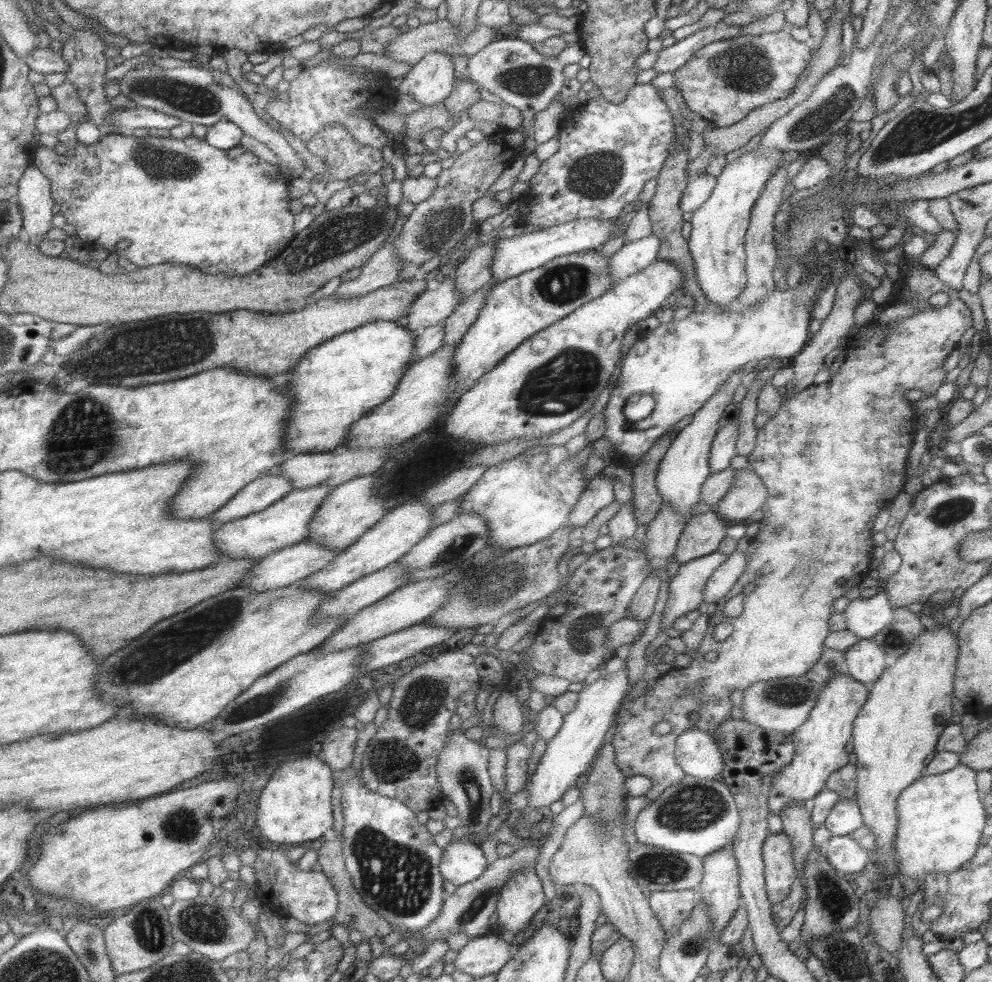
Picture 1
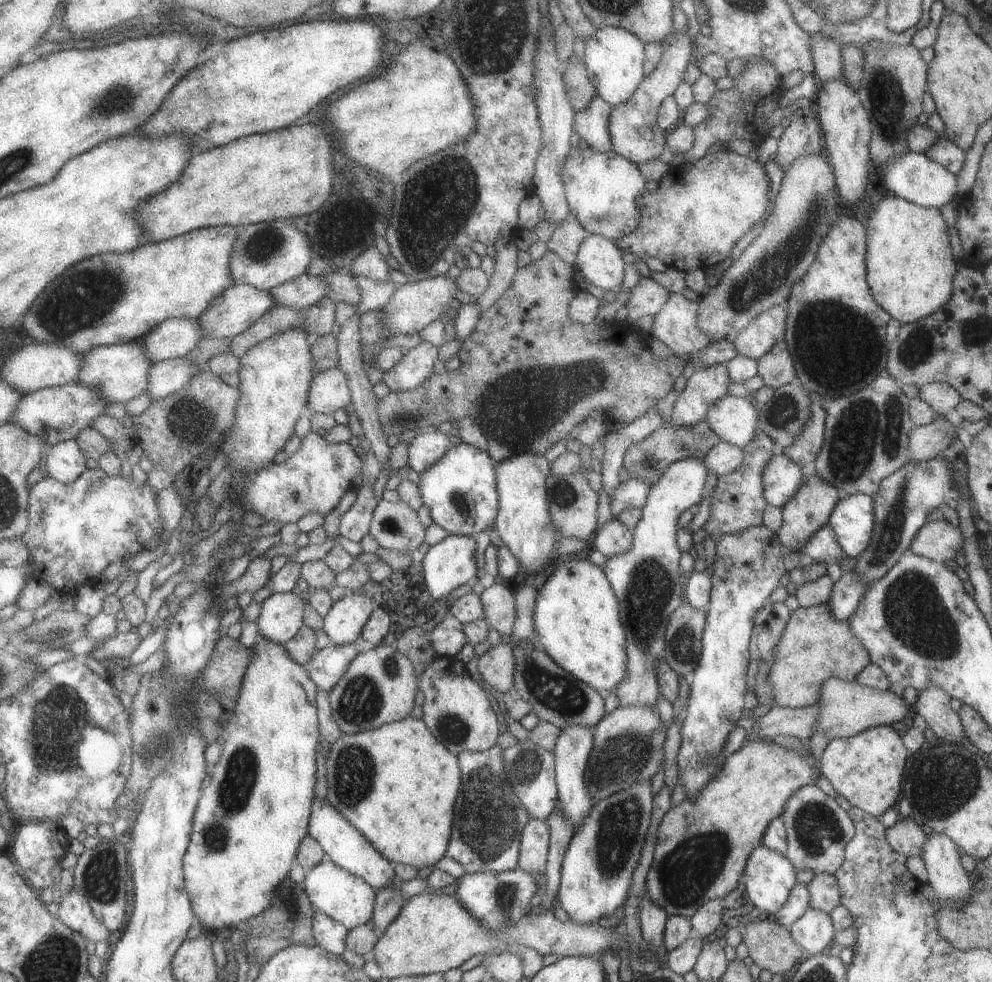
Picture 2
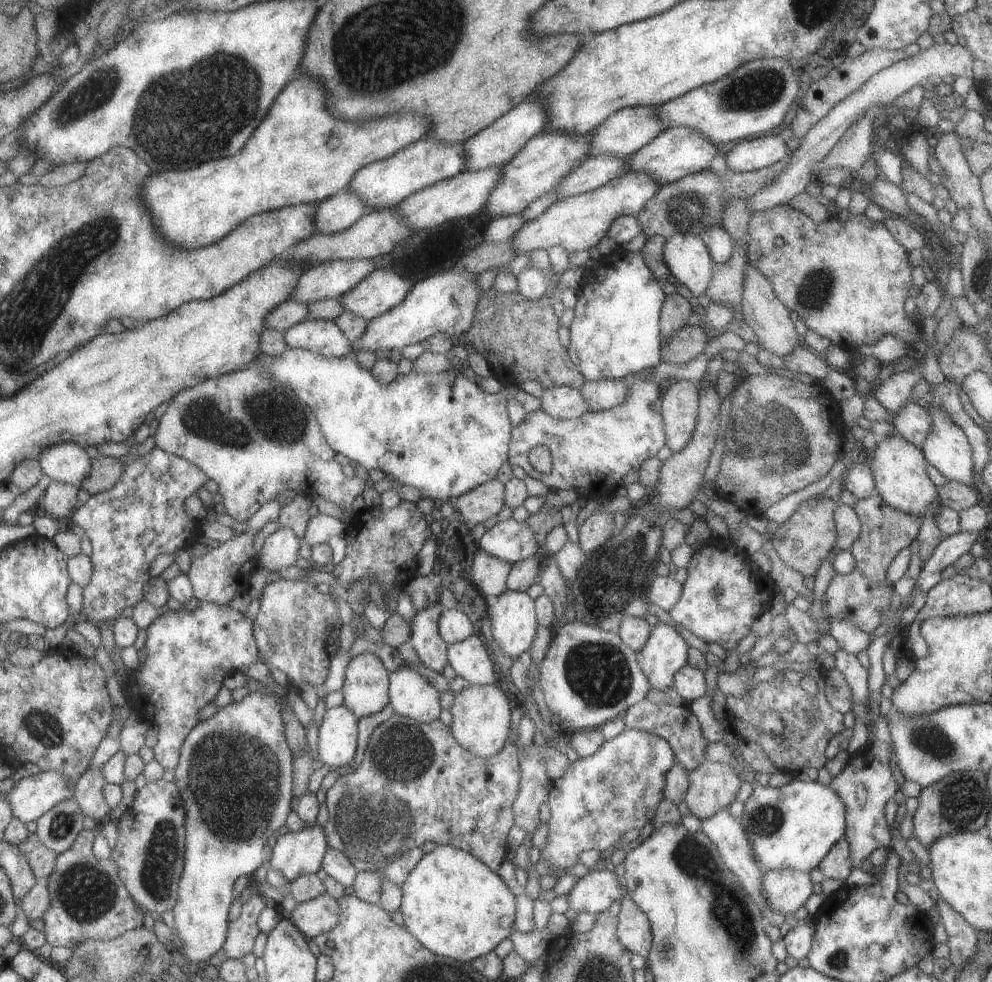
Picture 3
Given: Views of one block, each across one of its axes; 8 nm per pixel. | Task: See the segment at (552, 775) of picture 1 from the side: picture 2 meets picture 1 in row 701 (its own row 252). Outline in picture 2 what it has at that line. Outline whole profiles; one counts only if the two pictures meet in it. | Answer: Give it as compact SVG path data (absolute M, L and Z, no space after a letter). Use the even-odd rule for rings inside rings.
M590 235L581 244L578 267L591 285L613 291L623 280L625 262L621 260L621 250L613 241L600 235Z

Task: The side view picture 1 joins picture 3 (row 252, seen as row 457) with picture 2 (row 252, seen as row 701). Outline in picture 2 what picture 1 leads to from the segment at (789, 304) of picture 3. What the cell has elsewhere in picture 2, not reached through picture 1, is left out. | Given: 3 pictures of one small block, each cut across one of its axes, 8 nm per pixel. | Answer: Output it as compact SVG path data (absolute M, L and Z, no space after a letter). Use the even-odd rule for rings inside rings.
M727 148L721 149L720 151L714 151L711 154L706 154L702 158L699 158L696 162L690 163L689 165L670 167L670 169L648 190L638 198L638 208L641 211L641 221L633 232L626 236L620 237L616 242L620 250L627 254L631 259L637 258L638 260L645 260L646 258L653 257L659 259L665 268L673 268L675 271L685 272L687 269L695 267L705 269L706 267L713 267L723 262L727 257L730 256L731 250L739 239L749 233L751 228L759 221L767 208L769 208L769 198L767 193L770 191L770 183L764 172L764 166L758 162L758 160L750 160L747 155L740 155L736 153L734 149Z

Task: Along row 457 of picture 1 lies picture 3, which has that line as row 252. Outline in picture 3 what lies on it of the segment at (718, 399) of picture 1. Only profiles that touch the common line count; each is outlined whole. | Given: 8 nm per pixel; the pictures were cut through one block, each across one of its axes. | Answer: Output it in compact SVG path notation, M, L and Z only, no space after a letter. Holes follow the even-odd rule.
M675 230L673 236L665 238L661 254L677 283L683 284L695 297L705 292L714 262L696 232Z

